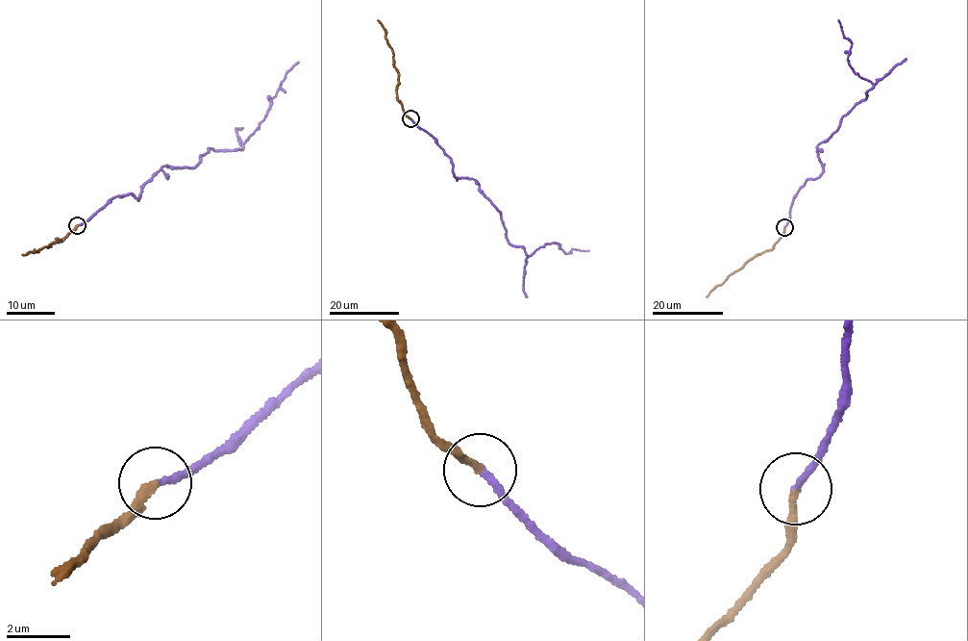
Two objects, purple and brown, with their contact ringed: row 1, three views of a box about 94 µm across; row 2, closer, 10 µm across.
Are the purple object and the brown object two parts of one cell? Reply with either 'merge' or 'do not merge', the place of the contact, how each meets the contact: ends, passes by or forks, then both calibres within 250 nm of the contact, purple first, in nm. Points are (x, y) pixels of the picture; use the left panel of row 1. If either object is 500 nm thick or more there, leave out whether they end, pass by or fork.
merge; place (77, 225); purple ends; brown ends; calibres 220 and 240 nm

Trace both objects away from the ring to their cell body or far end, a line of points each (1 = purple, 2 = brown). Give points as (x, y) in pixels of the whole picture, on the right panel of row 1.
1: (784, 227), (800, 188), (823, 170), (819, 142), (827, 141), (873, 86), (851, 66), (852, 43), (838, 20)
2: (784, 227), (772, 249), (747, 260), (707, 297)

